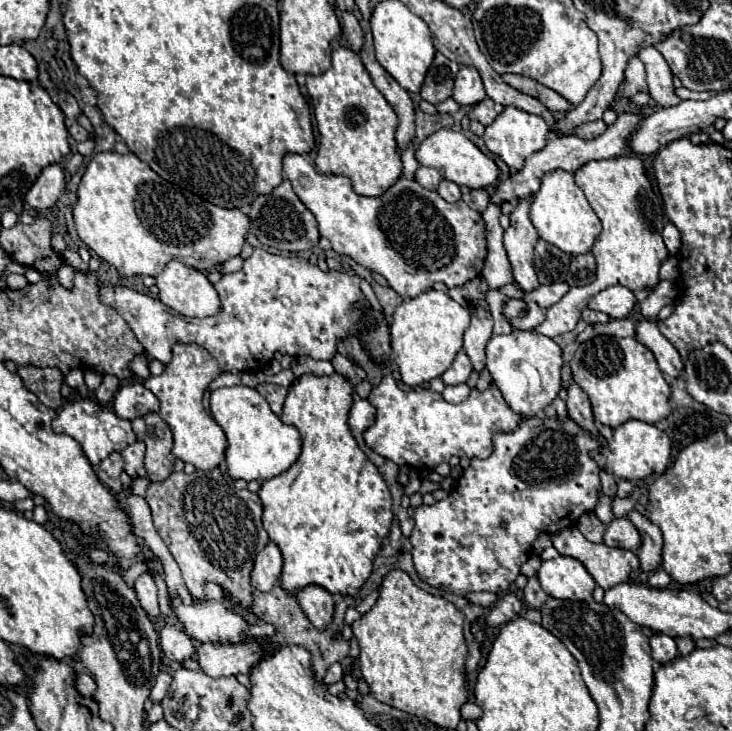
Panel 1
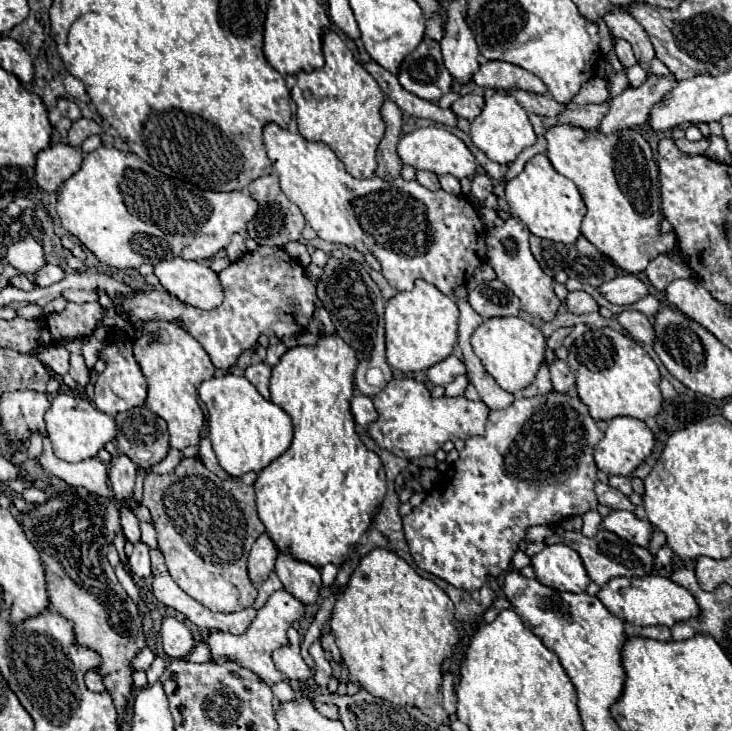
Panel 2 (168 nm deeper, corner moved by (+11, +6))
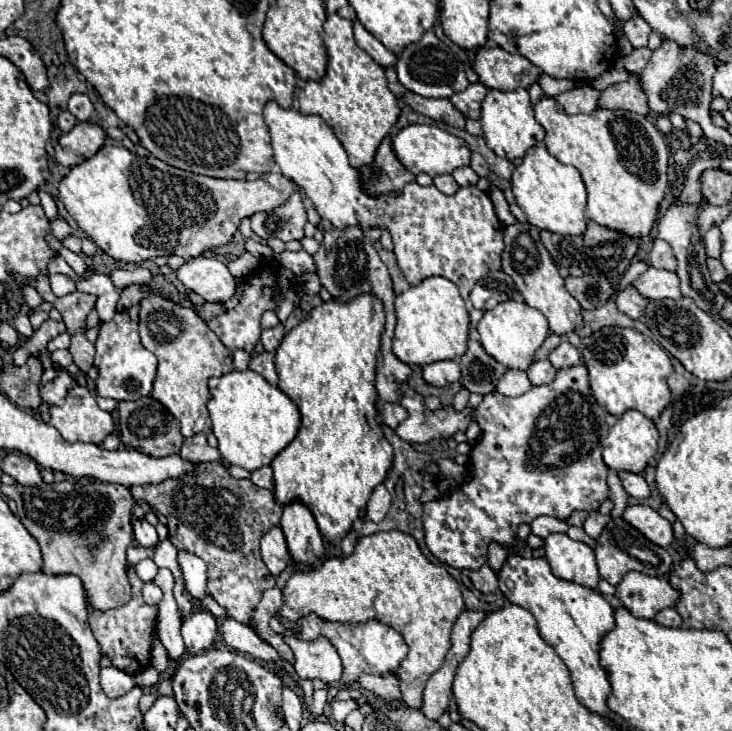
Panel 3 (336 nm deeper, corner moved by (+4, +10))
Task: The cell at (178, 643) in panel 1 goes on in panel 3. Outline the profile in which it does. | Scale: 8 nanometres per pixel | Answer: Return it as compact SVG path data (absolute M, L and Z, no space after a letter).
M207 610L193 612L191 616L183 618L181 636L183 636L187 652L199 654L199 652L211 648L215 634L217 634L217 622L215 622L213 614L209 614Z

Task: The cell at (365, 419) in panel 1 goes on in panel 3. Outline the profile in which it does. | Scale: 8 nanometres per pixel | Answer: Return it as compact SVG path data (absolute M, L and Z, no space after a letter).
M379 402L377 404L377 414L383 420L383 424L387 424L389 428L395 428L407 416L405 408L401 408L397 402L383 402L383 404Z

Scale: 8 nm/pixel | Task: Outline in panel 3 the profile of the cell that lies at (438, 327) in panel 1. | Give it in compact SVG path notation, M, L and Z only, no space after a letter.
M441 276L425 278L395 298L397 326L393 336L393 354L405 364L427 366L437 360L461 358L467 350L469 314L453 282Z

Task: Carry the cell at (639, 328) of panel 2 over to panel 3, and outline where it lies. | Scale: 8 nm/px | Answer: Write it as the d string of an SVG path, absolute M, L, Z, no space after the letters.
M627 286L623 292L617 294L615 304L617 304L617 310L619 312L627 314L633 320L641 320L643 318L643 312L647 308L647 300L641 294L637 294L631 286Z

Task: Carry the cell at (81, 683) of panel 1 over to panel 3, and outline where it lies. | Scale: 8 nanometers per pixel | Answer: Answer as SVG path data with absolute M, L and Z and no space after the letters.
M101 668L101 688L109 698L117 698L123 696L125 692L129 692L133 688L133 680L127 672L117 670L117 668Z

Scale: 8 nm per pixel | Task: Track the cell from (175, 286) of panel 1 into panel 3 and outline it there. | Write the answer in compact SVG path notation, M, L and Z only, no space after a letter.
M207 256L185 262L177 270L177 278L185 288L203 296L207 302L225 302L237 288L237 280L231 276L225 262Z

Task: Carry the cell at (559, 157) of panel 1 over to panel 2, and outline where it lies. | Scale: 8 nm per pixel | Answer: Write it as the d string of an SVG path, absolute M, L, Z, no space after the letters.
M648 74L648 78L644 80L642 86L638 86L638 88L628 86L620 96L612 98L612 106L610 106L608 114L604 116L600 130L614 132L620 128L642 126L648 120L650 110L668 92L672 92L676 88L676 84L678 84L678 80L674 78L674 74L666 74L666 76Z

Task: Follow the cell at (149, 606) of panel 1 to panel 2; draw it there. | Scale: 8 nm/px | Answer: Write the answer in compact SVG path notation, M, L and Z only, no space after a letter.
M138 540L134 544L134 552L128 556L128 564L130 564L130 570L140 576L140 578L146 578L148 574L152 574L152 564L150 564L150 550L148 546Z

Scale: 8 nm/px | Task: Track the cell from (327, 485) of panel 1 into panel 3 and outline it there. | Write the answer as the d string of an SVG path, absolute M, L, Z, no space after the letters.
M359 296L359 298L355 298L349 304L339 304L337 300L331 300L331 302L323 302L319 308L315 308L309 314L309 318L305 322L301 322L291 332L287 332L287 336L283 338L281 346L275 352L275 368L277 368L277 374L279 374L279 384L277 386L297 404L297 408L301 412L301 428L299 428L299 434L295 436L295 440L285 450L281 450L275 456L275 460L271 462L273 484L275 484L273 496L275 496L275 502L279 502L279 504L291 504L291 500L303 500L303 504L307 504L307 508L311 508L311 512L315 516L315 522L319 524L319 532L321 532L321 536L327 542L333 542L335 538L341 538L341 536L349 534L353 522L361 518L361 512L363 512L371 492L375 490L375 486L379 486L387 478L387 472L389 472L391 462L393 462L393 448L385 440L385 436L383 436L383 432L379 428L379 422L377 422L377 410L375 410L377 392L375 392L375 386L373 386L373 380L375 380L375 362L377 362L379 338L381 338L383 326L385 326L383 304L377 298L373 298L373 296Z

